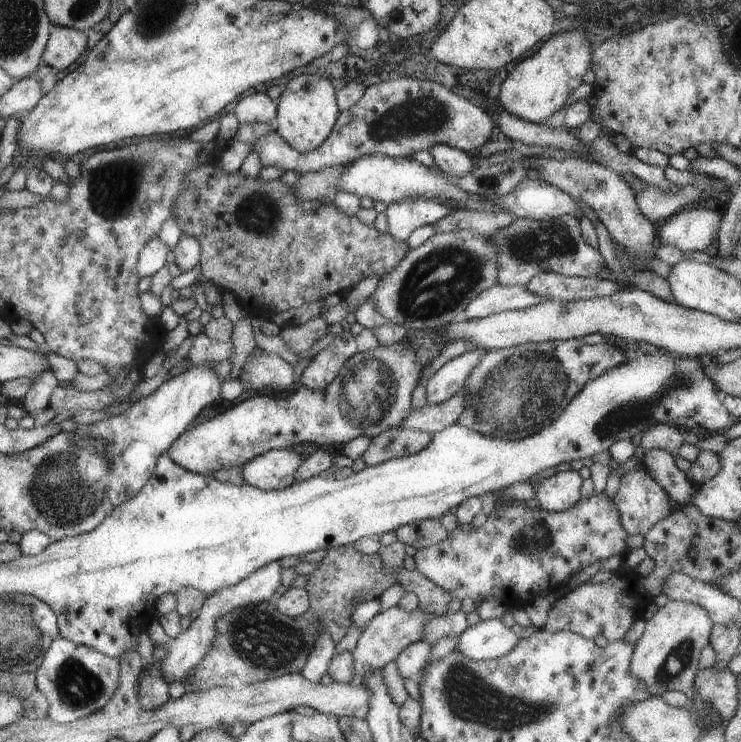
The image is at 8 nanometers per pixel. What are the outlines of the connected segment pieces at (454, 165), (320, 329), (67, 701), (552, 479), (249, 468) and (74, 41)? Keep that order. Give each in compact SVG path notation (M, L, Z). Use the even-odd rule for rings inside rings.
M447 144L430 147L428 152L434 158L436 166L440 167L445 174L453 177L470 175L471 170L476 167L468 152Z
M320 316L310 319L301 325L284 328L280 331L280 338L288 345L288 348L296 354L307 351L312 343L329 331L329 324Z
M60 635L51 644L50 650L37 672L37 690L46 695L49 702L48 717L57 723L70 723L76 719L100 711L110 702L112 695L118 690L120 684L121 664L118 657L109 657L95 648L85 644L72 643L71 640Z
M560 471L532 484L539 507L545 511L565 511L574 506L580 496L582 476L575 471Z
M270 449L256 455L243 468L245 482L264 491L280 490L295 482L302 458L293 449Z
M55 27L43 52L44 64L58 72L72 66L86 50L86 32L68 27Z

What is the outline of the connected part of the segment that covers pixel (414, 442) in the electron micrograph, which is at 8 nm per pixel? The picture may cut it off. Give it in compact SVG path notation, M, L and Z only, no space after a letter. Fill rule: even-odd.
M400 427L386 429L372 438L372 442L361 457L367 466L374 466L388 459L399 459L416 454L428 446L432 438L430 433L412 429Z

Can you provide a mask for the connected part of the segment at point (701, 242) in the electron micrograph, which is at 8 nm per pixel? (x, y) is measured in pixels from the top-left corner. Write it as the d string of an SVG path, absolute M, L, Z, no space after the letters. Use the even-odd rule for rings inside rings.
M686 208L680 210L670 218L664 220L658 228L659 244L670 244L680 250L699 250L704 252L714 252L719 228L721 227L722 216L717 210L708 208Z

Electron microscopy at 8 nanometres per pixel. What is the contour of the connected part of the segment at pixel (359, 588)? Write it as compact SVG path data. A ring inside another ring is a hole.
M352 545L332 547L318 568L307 576L305 589L310 595L310 606L304 614L298 618L289 617L268 601L224 613L215 620L215 635L210 648L197 666L188 671L184 683L199 689L230 687L238 690L288 673L300 673L320 631L326 629L338 643L351 625L356 606L380 597L384 590L394 584L402 584L406 592L414 592L421 609L436 615L448 612L448 604L453 598L451 592L424 576L424 573L405 568L388 573L378 553L365 555Z

